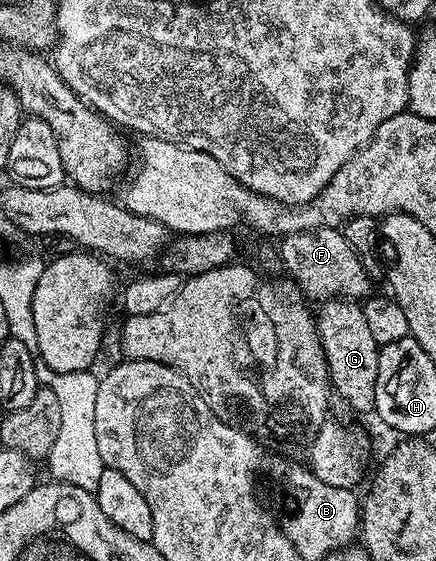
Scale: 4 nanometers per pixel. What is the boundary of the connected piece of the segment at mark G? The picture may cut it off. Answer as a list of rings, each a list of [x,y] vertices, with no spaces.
[[[334,298],[323,303],[325,305],[318,310],[318,329],[320,331],[320,343],[324,349],[324,358],[328,361],[328,380],[331,389],[349,406],[360,414],[371,415],[376,408],[374,400],[374,384],[378,384],[378,356],[380,355],[380,343],[374,340],[370,333],[370,327],[366,324],[364,307],[359,301],[346,298]]]

